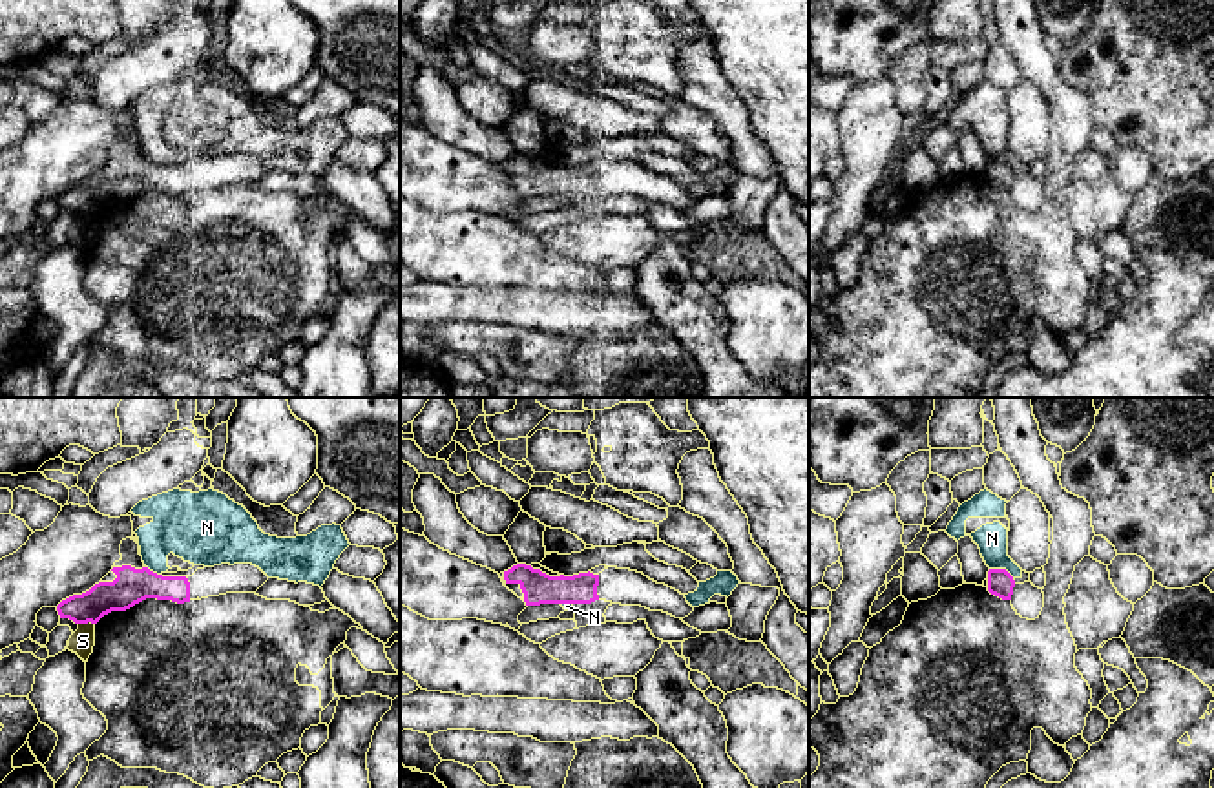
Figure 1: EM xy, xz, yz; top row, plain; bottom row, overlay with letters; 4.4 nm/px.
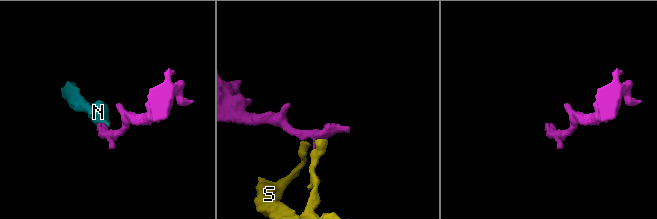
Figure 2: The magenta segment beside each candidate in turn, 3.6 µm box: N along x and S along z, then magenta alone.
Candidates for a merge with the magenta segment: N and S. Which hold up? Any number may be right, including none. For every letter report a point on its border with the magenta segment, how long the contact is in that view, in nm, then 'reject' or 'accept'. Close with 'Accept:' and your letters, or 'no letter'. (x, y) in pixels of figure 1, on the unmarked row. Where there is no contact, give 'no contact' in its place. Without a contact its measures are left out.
N: yz (1003, 161) | 120 nm | reject
S: xy (86, 214) | 70 nm | reject
Accept: no letter

